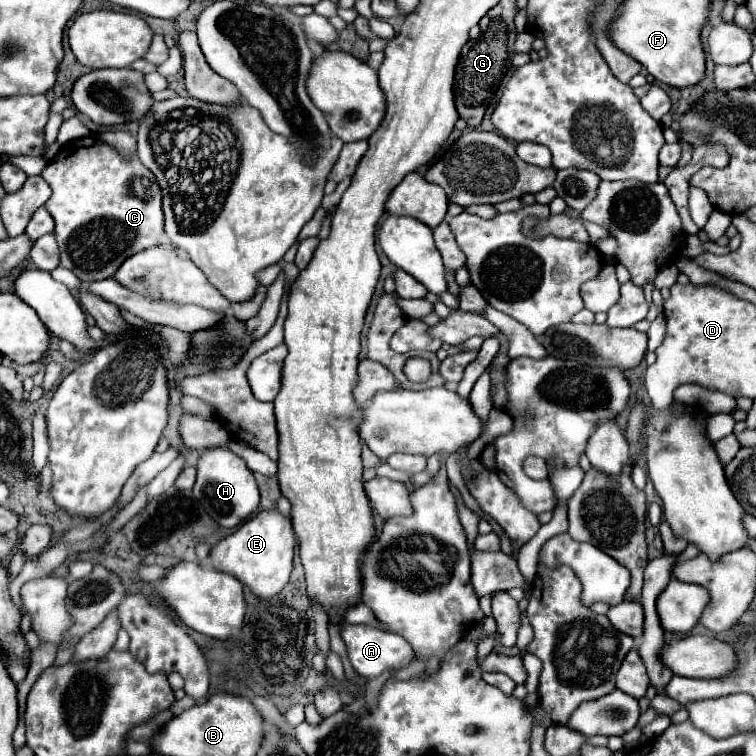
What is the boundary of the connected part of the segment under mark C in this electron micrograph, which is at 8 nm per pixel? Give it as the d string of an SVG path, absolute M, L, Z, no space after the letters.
M90 135L66 143L46 165L42 177L52 187L52 197L44 207L54 219L54 237L60 247L60 267L70 269L82 283L112 277L130 255L160 243L164 233L162 191L156 177L140 163L140 159L124 161L114 147Z

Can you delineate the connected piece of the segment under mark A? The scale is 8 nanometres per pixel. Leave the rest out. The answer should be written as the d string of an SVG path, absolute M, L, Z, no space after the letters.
M344 625L342 631L340 631L340 637L342 641L346 643L346 653L348 653L348 659L354 667L354 671L366 679L374 679L378 677L384 669L388 667L394 667L394 669L402 669L406 667L410 661L412 661L412 647L410 643L406 643L404 637L396 635L396 633L386 633L386 631L380 631L372 625Z

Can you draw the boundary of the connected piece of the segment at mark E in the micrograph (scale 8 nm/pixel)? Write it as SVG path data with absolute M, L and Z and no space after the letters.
M262 511L256 517L248 519L240 529L232 535L224 537L210 549L210 563L216 571L228 573L236 577L242 585L246 585L256 597L270 599L278 595L288 583L292 571L296 537L292 531L292 523L288 517L274 511Z

